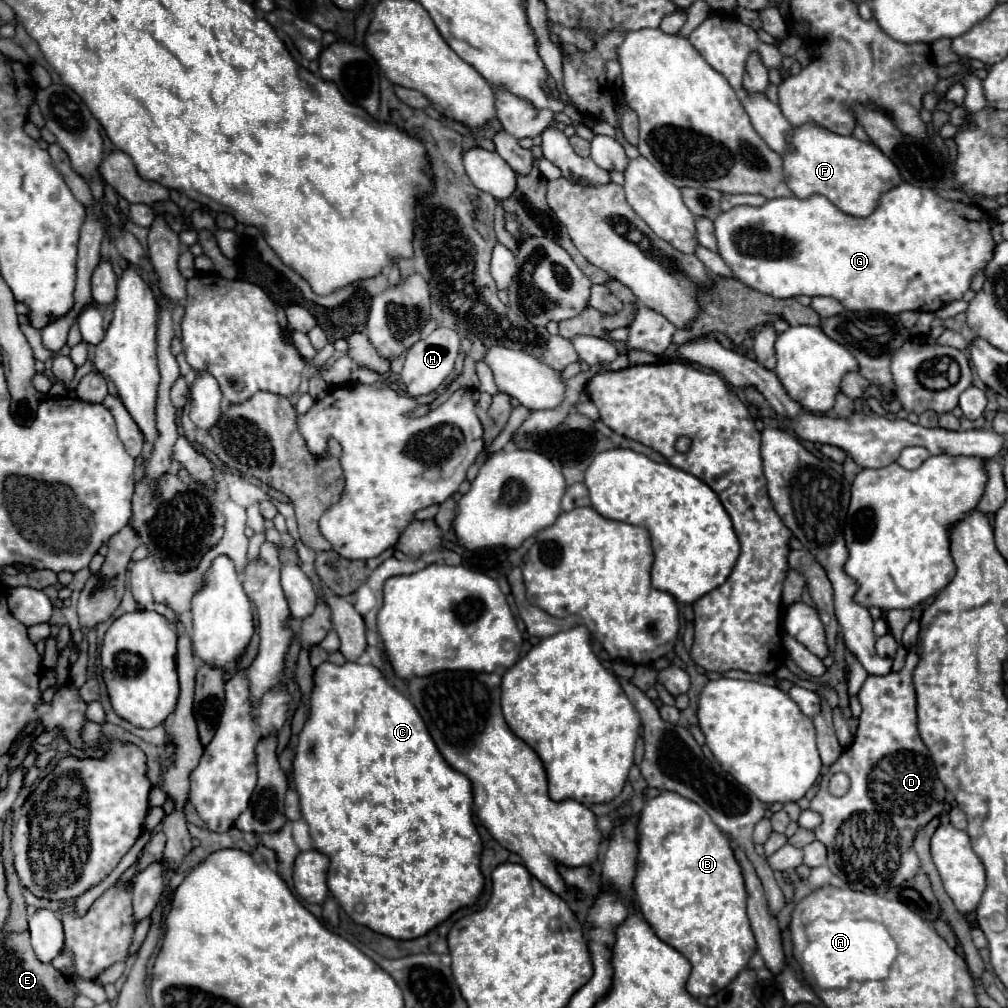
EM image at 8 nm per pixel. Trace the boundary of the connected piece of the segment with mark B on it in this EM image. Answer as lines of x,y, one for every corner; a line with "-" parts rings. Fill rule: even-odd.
660,792
660,796
648,800
642,808
638,830
638,872
634,878
638,906
656,936
690,960
692,974
686,990
696,998
708,998
728,986
756,952
756,940
746,916
742,866
734,856
730,840
710,822
706,810
688,798
678,798
678,794

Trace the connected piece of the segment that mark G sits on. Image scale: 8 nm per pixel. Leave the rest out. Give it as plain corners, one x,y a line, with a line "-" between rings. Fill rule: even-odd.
902,182
900,186
896,186
896,188
888,190
886,194
882,194
880,206
868,218
848,216
848,214
840,212
830,200
826,200
824,196
816,194
816,196
810,196
806,200
798,200
794,196
790,196
790,198
774,198
774,200
768,200
760,208
754,208
754,206
736,206
736,208
720,214
714,220
714,226
716,226
718,254
732,268
734,276
740,282
748,284
750,288
754,288
754,290
758,290
762,294
770,294
774,298
794,298
794,296
800,296
800,294
806,294
810,298
812,296
832,296
838,302
842,302
846,310
880,310
880,312
886,312
886,314
900,314
904,310
936,312
936,310
944,308
946,304
950,304
954,300
962,300
962,296
970,290
972,278
978,272
986,270
988,262
994,256
994,248
996,248
996,242
994,242
994,238
990,234
992,218
982,208
978,208
976,204
966,204
966,202
958,202
958,200
946,200
946,198
942,198
934,190
918,188
918,186
912,186
908,182

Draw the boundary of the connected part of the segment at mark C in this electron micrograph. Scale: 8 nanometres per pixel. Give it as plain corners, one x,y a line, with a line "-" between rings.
322,662
316,668
314,690
310,698
310,718
306,720
300,732
296,760
293,761
293,783
300,794
302,816
308,822
314,848
330,858
328,888
338,900
338,904
342,906
342,910
354,922
364,924
372,928
374,932
390,936
394,940
414,940
434,930
438,924
448,920
456,910
476,904
476,900
482,896
482,890
484,890
484,876
480,872
482,842
472,822
470,780
446,764
442,754
438,754
438,748
434,746
434,740
430,738
422,716
418,714
418,710
414,710
414,704
402,692
398,692
392,684
388,684
376,666
372,664
362,666
356,662
346,662
344,666
336,666
332,662

